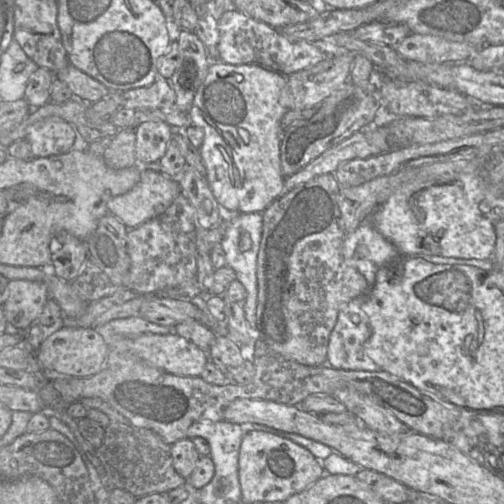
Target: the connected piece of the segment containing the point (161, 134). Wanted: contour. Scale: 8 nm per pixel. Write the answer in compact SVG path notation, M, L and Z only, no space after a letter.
M162 120L142 122L135 128L137 165L154 167L165 154L175 129Z

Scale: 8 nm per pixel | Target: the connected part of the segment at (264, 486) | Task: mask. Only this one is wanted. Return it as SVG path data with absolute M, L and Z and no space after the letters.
M264 431L244 435L239 451L239 482L243 503L283 502L325 474L322 462L290 439Z

